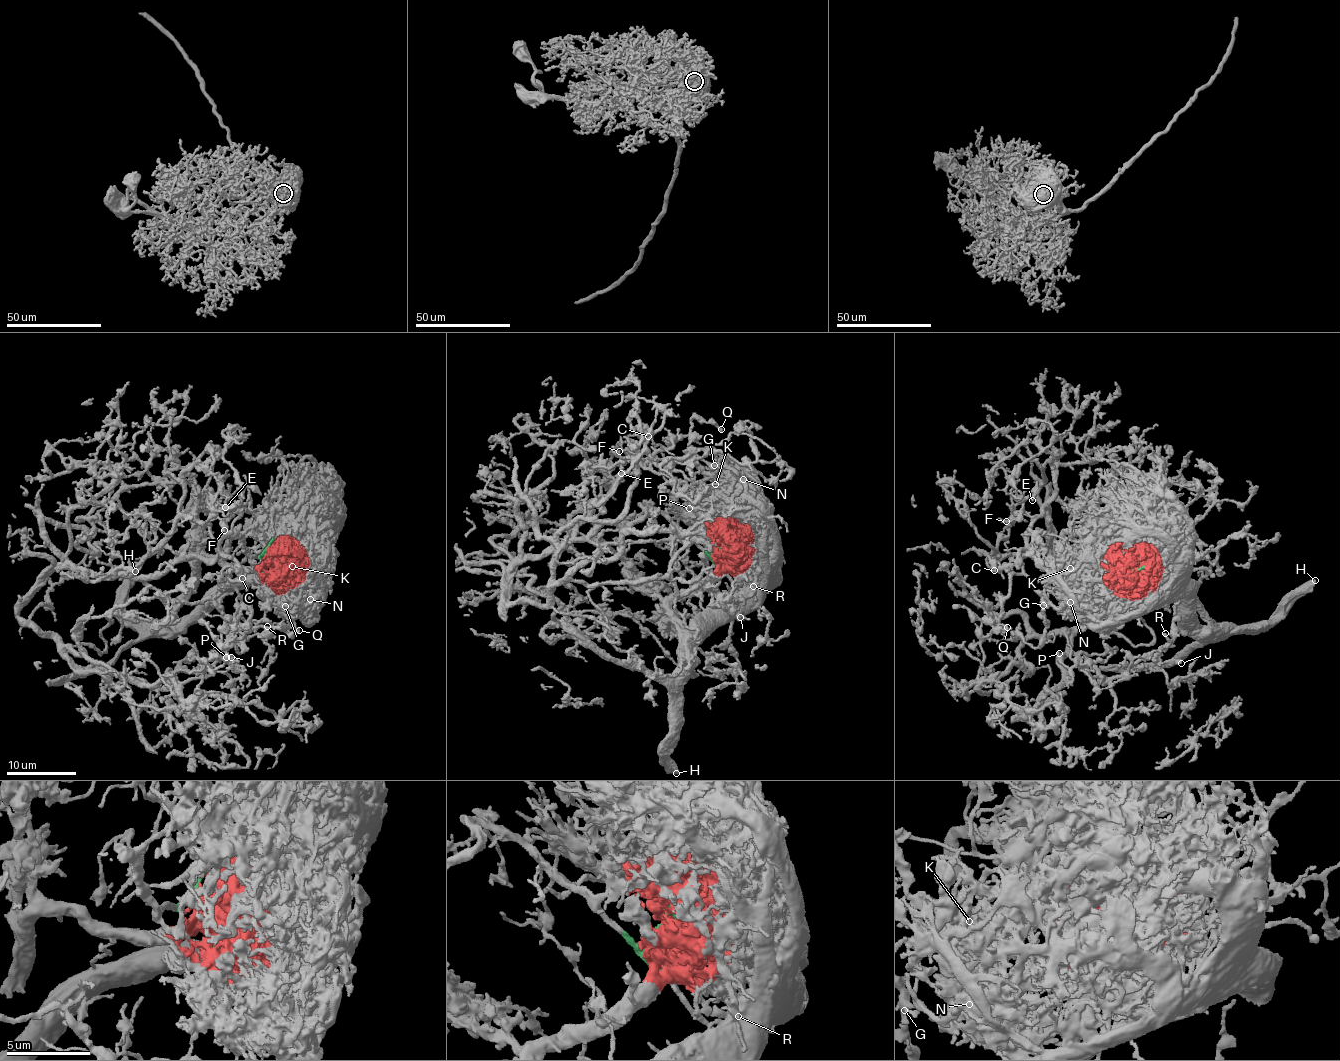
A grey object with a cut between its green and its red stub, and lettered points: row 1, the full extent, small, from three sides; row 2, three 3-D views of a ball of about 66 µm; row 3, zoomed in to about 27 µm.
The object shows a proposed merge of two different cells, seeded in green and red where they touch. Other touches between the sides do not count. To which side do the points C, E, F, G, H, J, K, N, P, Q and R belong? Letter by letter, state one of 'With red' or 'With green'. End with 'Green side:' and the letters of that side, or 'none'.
C: With green
E: With green
F: With green
G: With red
H: With red
J: With green
K: With red
N: With red
P: With green
Q: With green
R: With green
Green side: C, E, F, J, P, Q, R

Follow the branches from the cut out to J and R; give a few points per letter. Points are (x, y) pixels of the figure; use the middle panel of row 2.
J: (726, 546), (643, 506), (526, 558), (503, 612), (658, 578), (741, 618)
R: (726, 546), (707, 555), (643, 506), (526, 558), (503, 612), (571, 580), (752, 585)

